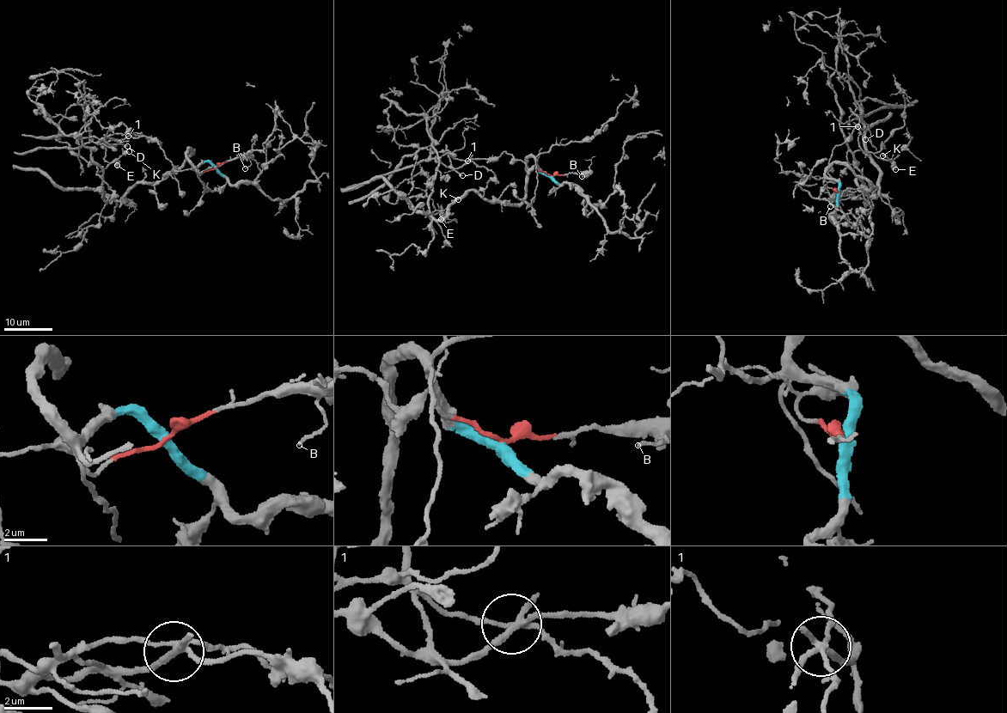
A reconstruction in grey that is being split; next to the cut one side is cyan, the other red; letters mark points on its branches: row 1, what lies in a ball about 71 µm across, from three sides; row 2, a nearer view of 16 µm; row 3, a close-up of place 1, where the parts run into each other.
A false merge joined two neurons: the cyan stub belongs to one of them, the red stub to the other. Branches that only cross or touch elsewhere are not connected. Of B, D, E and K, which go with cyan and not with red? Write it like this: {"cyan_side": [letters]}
{"cyan_side": ["E", "K"]}

